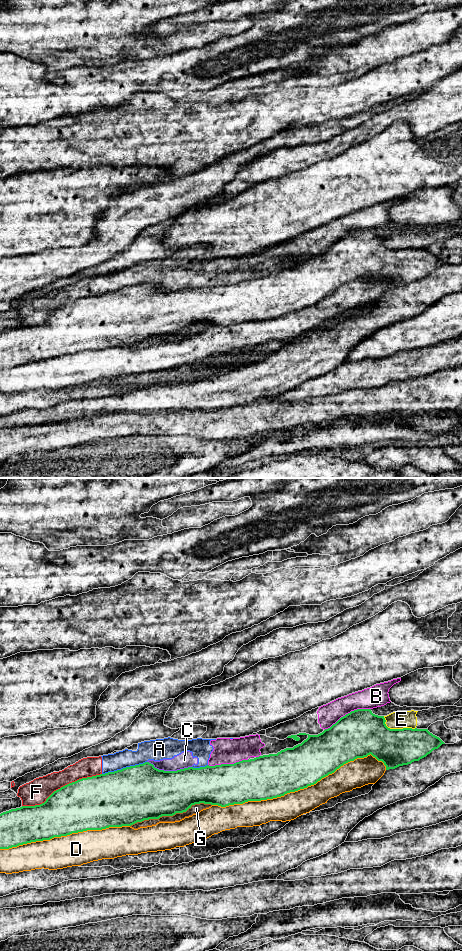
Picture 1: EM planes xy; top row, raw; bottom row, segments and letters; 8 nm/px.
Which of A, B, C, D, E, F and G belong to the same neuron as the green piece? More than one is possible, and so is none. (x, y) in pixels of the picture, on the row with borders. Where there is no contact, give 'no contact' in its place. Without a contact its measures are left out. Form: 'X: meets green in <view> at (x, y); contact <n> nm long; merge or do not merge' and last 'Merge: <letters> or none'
A: meets green in xy at (124, 768); contact 380 nm long; do not merge
B: meets green in xy at (348, 713); contact 420 nm long; do not merge
C: meets green in xy at (169, 771); contact 360 nm long; do not merge
D: meets green in xy at (299, 789); contact 1450 nm long; do not merge
E: meets green in xy at (396, 729); contact 280 nm long; do not merge
F: meets green in xy at (61, 787); contact 700 nm long; do not merge
G: meets green in xy at (170, 815); contact 700 nm long; do not merge
Merge: none

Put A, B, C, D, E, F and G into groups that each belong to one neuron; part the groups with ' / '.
A B C F / D / E / G

